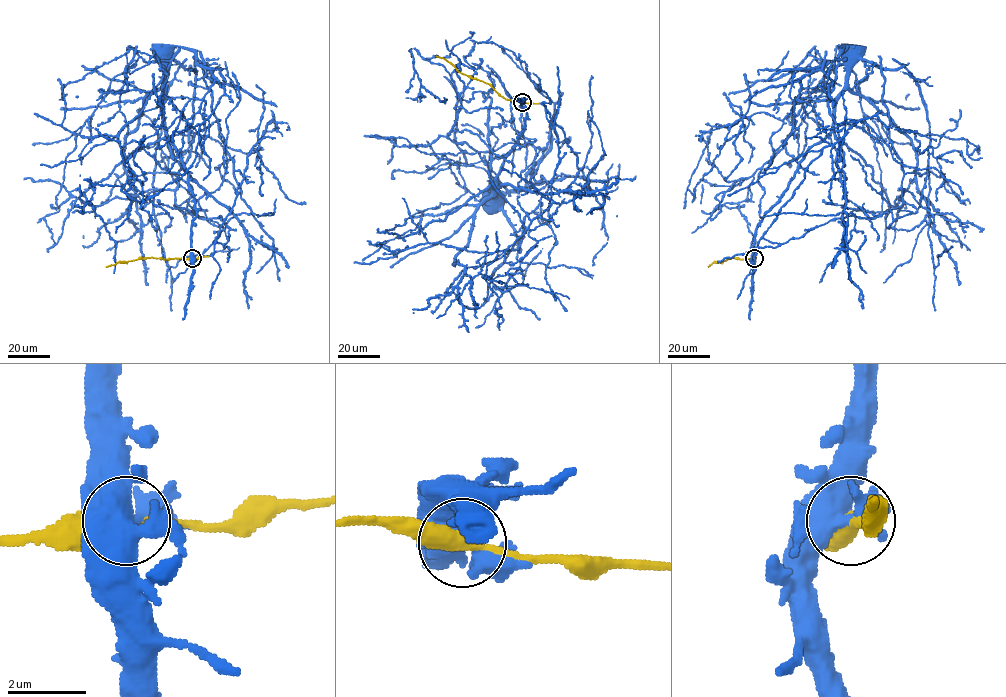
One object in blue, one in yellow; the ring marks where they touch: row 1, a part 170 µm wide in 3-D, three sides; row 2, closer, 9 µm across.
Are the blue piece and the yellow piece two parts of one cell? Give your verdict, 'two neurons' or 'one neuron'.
one neuron

